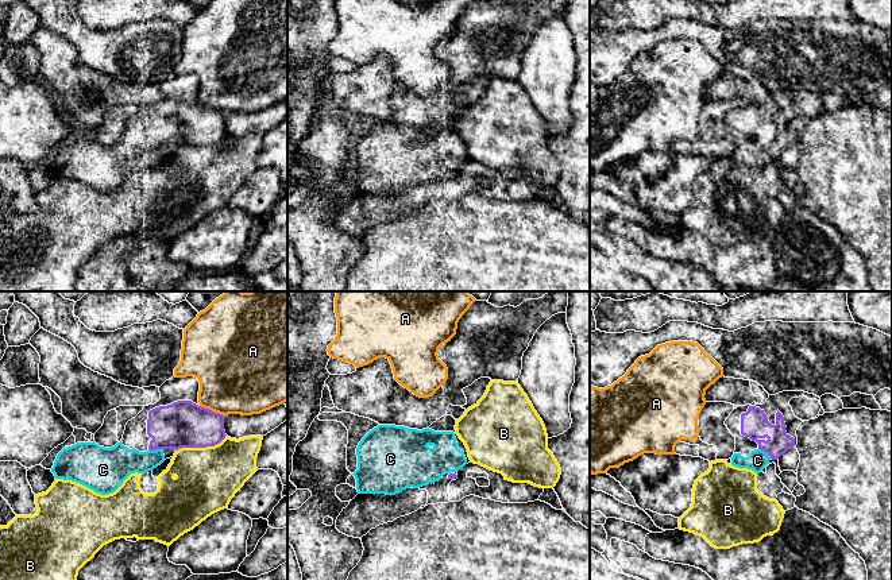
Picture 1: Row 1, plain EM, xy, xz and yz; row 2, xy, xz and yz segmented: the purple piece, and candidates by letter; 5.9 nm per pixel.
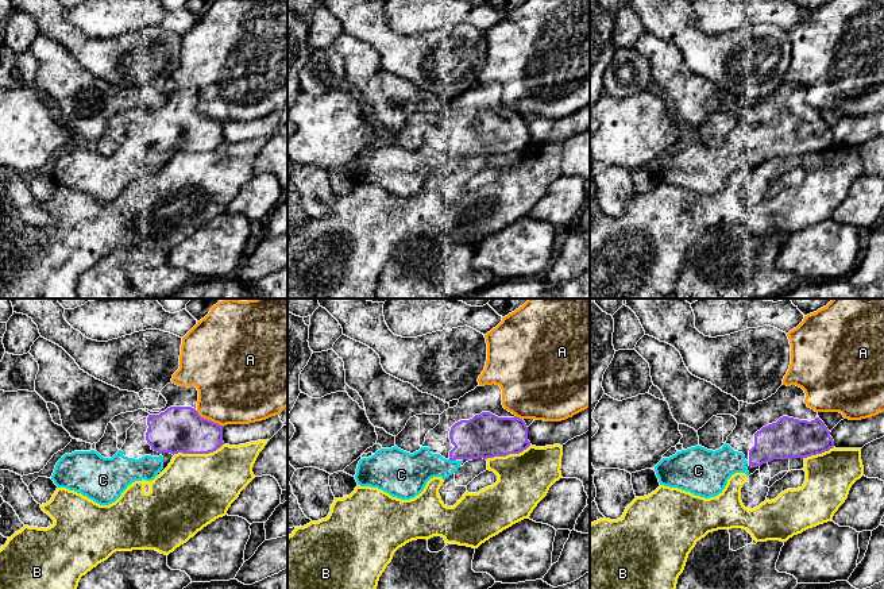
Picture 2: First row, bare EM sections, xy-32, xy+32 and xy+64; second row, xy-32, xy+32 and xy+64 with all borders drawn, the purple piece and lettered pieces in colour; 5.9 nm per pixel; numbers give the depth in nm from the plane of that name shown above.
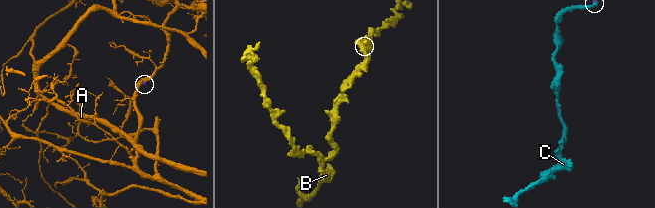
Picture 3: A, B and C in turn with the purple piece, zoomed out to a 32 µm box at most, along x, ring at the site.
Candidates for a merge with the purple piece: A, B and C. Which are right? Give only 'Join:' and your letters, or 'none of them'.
Join: C

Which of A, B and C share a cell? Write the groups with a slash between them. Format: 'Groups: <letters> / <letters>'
Groups: A / B / C

